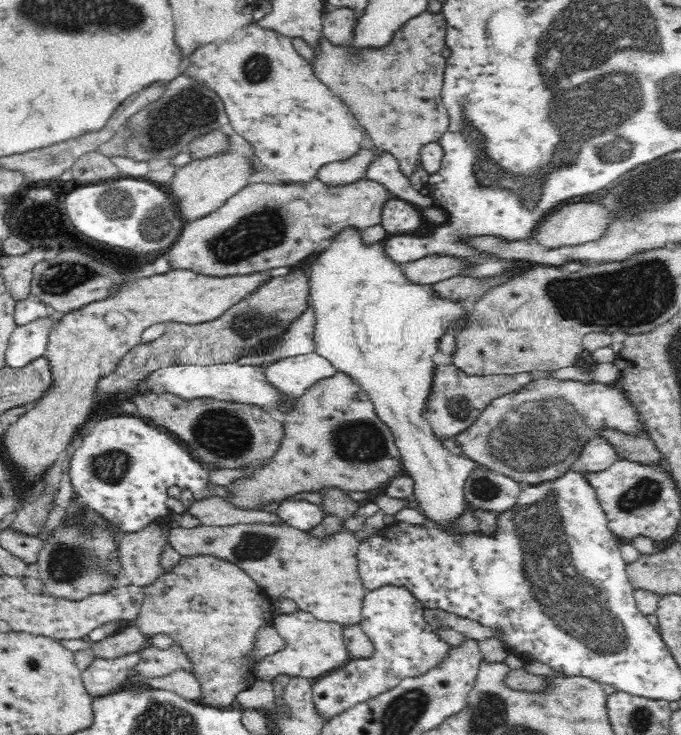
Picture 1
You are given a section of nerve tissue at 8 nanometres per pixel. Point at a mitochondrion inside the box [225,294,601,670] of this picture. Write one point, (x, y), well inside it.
(535, 432)

